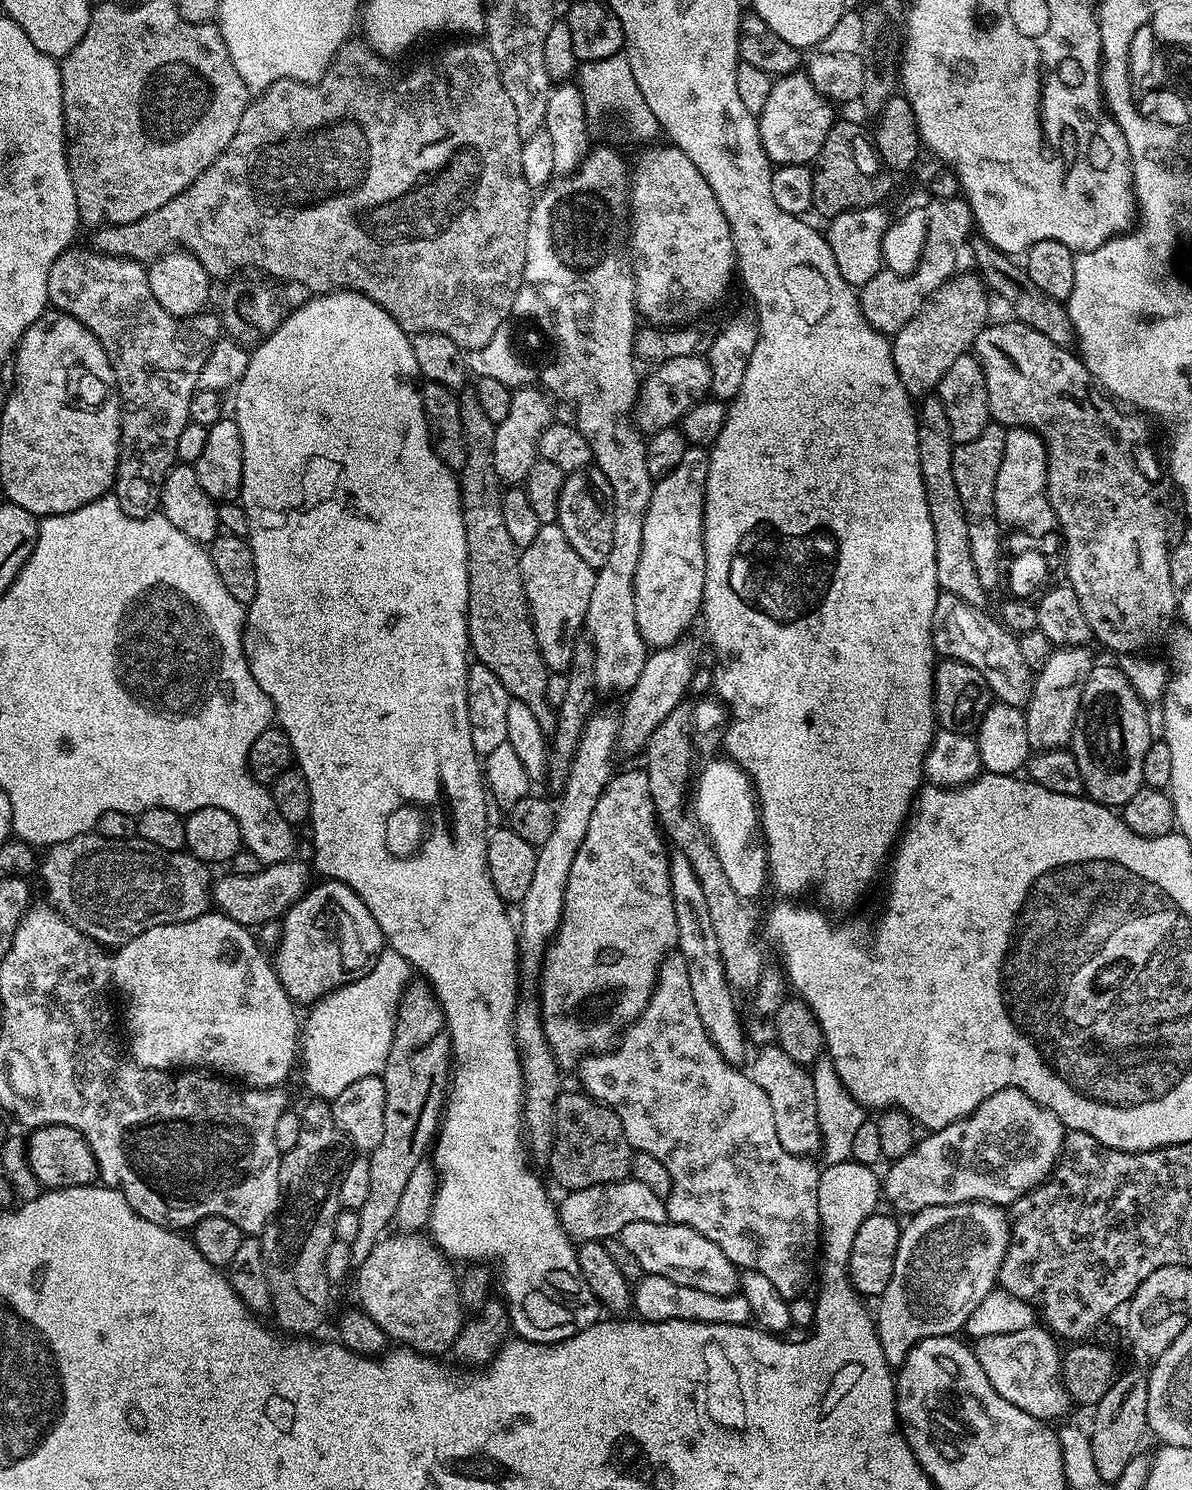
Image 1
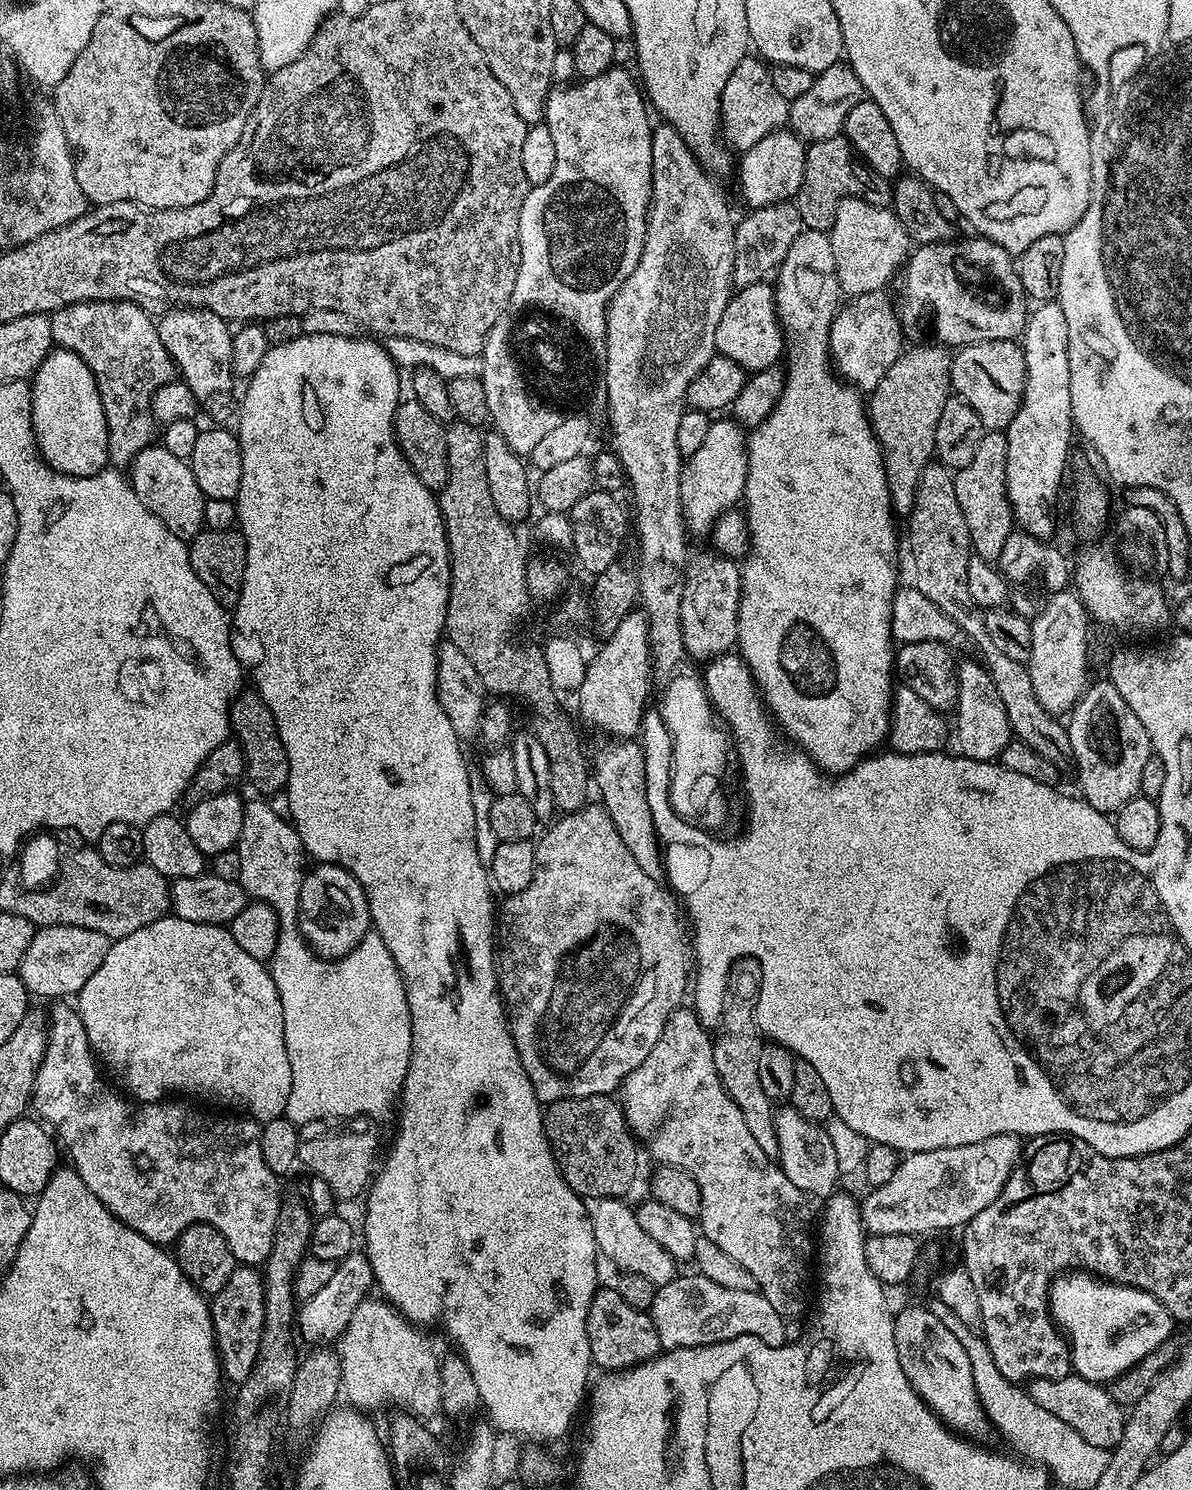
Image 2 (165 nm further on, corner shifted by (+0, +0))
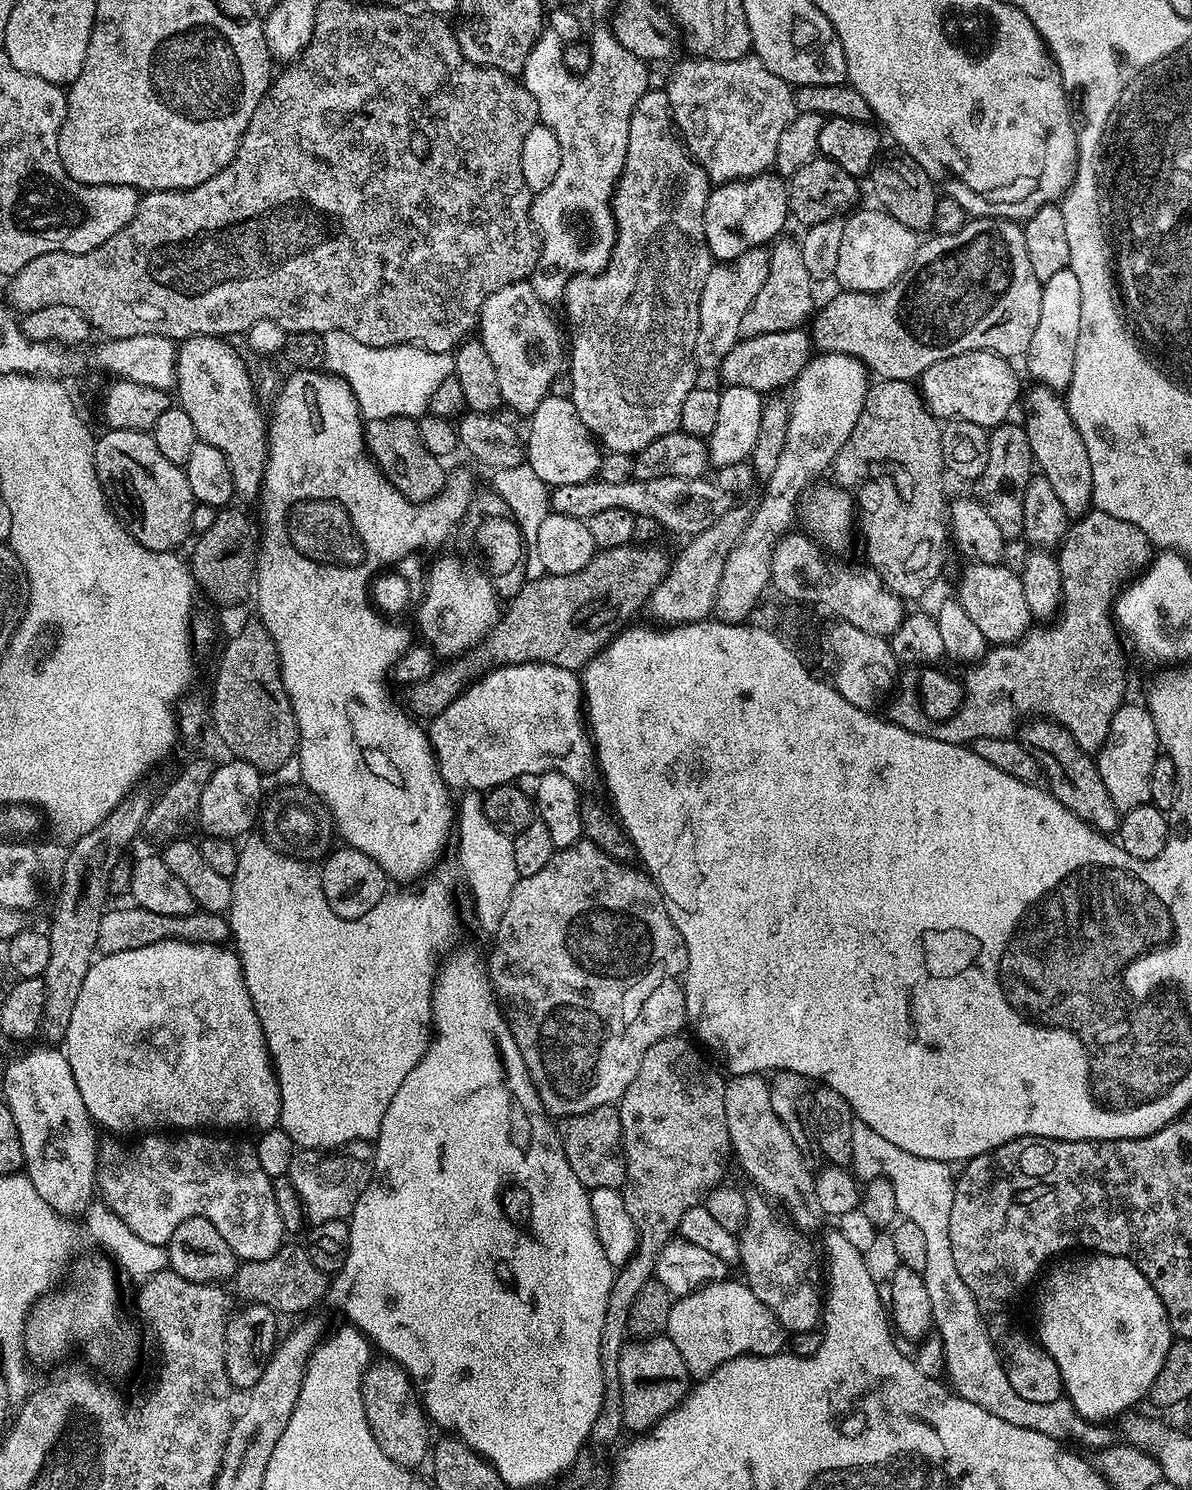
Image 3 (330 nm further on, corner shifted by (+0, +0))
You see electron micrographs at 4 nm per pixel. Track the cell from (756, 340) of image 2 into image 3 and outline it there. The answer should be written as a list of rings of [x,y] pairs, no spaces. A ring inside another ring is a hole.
[[[777,239],[771,245],[770,274],[766,274],[766,282],[762,282],[762,290],[758,290],[758,298],[754,298],[750,310],[746,310],[746,318],[742,318],[740,331],[745,337],[798,328],[807,325],[813,315],[814,278],[810,270],[806,270],[806,262],[802,259],[801,241],[784,239]]]

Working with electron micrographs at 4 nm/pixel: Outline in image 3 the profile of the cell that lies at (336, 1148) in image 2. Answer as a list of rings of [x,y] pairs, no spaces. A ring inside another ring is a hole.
[[[357,1142],[345,1145],[327,1154],[317,1154],[312,1150],[297,1151],[294,1162],[290,1162],[288,1181],[300,1199],[300,1206],[309,1225],[322,1222],[348,1220],[358,1198],[372,1180],[374,1171],[374,1148],[371,1143]]]

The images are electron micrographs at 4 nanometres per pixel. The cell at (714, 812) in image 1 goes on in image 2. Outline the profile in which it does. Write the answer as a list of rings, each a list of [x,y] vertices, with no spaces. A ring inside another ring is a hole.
[[[687,670],[672,677],[666,687],[659,693],[658,711],[666,730],[672,739],[672,777],[670,778],[670,798],[676,813],[697,824],[700,828],[720,830],[724,819],[728,816],[728,788],[724,783],[728,780],[728,752],[733,751],[734,744],[730,733],[720,714],[717,712],[708,691],[704,689],[704,681],[699,675],[691,676]]]

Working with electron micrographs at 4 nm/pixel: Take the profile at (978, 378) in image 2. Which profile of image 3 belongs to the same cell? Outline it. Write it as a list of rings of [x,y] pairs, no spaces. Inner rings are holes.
[[[963,352],[950,358],[942,358],[942,362],[934,362],[918,377],[918,387],[920,395],[924,398],[924,405],[941,422],[961,420],[974,422],[985,430],[997,428],[1006,420],[1004,416],[1004,364],[1006,364],[1005,357],[996,356],[993,352]]]

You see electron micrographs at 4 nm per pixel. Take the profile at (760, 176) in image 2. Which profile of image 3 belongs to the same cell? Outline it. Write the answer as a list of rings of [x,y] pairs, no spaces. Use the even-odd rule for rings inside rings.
[[[779,175],[751,176],[748,180],[731,180],[728,184],[715,185],[709,191],[704,211],[708,249],[713,257],[720,258],[725,254],[740,256],[751,248],[771,245],[783,233],[780,231],[789,220],[788,186]]]

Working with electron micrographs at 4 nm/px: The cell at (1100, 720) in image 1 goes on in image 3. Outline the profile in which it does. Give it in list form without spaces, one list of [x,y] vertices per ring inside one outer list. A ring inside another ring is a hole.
[[[1131,702],[1121,704],[1110,722],[1106,734],[1106,742],[1095,753],[1096,769],[1102,778],[1102,786],[1106,786],[1106,794],[1110,794],[1110,802],[1121,813],[1150,801],[1150,770],[1154,770],[1154,762],[1161,751],[1160,739],[1154,726],[1154,718],[1147,707]]]

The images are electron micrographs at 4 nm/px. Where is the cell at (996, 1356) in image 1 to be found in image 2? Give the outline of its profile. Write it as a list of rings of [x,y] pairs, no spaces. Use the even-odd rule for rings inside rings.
[[[1070,1374],[1057,1380],[1033,1380],[1030,1384],[1032,1400],[1043,1409],[1050,1410],[1057,1418],[1072,1426],[1091,1445],[1111,1450],[1124,1437],[1125,1409],[1114,1402],[1107,1387],[1091,1384],[1081,1376]]]

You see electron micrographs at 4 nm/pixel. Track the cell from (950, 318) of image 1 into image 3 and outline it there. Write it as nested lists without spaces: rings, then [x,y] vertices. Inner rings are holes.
[[[877,379],[871,385],[864,399],[862,414],[858,414],[858,426],[854,426],[854,434],[846,438],[846,446],[838,450],[836,459],[832,461],[831,475],[836,475],[835,483],[839,485],[854,501],[854,512],[858,517],[858,532],[864,535],[864,556],[868,559],[868,568],[877,572],[885,588],[889,588],[895,596],[911,602],[916,600],[936,580],[940,566],[944,562],[944,540],[946,544],[946,499],[944,500],[944,476],[946,469],[942,462],[942,442],[940,441],[941,421],[937,420],[928,407],[924,405],[924,398],[920,395],[919,387],[907,380]]]

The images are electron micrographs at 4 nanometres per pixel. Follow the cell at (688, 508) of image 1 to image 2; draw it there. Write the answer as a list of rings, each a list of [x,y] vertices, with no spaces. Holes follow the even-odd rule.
[[[731,418],[712,420],[702,447],[683,461],[680,469],[680,510],[684,527],[689,533],[711,533],[716,519],[733,511],[744,496],[744,483],[748,469],[746,432]]]

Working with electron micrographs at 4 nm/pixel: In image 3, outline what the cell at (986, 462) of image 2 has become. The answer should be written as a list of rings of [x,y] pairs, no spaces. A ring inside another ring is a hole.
[[[1005,422],[988,432],[988,457],[986,470],[974,482],[975,499],[990,514],[990,519],[998,526],[1005,541],[1019,537],[1024,531],[1022,526],[1022,494],[1034,475],[1034,463],[1027,442],[1027,436],[1019,423]]]

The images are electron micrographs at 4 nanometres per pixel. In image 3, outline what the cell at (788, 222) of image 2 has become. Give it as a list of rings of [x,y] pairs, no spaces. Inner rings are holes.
[[[767,247],[751,248],[740,256],[713,263],[702,286],[698,310],[698,338],[694,346],[697,369],[719,369],[722,358],[742,339],[742,318],[746,318],[746,310],[750,310],[754,298],[758,298],[758,290],[762,290],[762,282],[766,282],[766,274],[770,274],[770,256]]]

